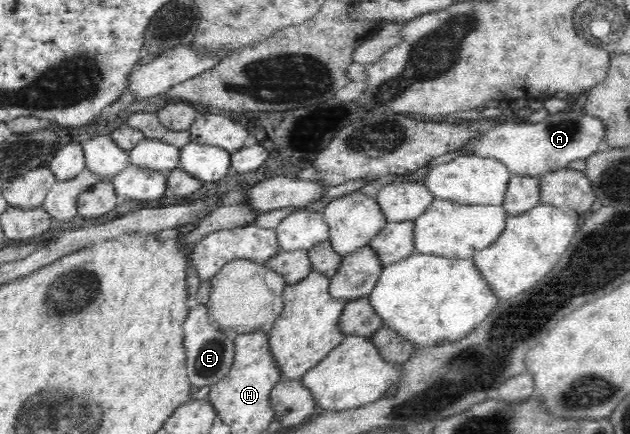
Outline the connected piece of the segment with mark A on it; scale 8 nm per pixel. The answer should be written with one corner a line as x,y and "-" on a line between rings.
572,109
549,114
541,123
530,124
524,121
520,123
504,123
490,127
488,133
484,135
482,142
472,142
470,145
462,146
458,150
467,151
468,155
476,155
482,158
498,159
504,163
515,175
528,175
542,177
546,173
564,169
568,164
576,160
586,160
599,152
607,139
607,123
596,116
588,116
582,109

